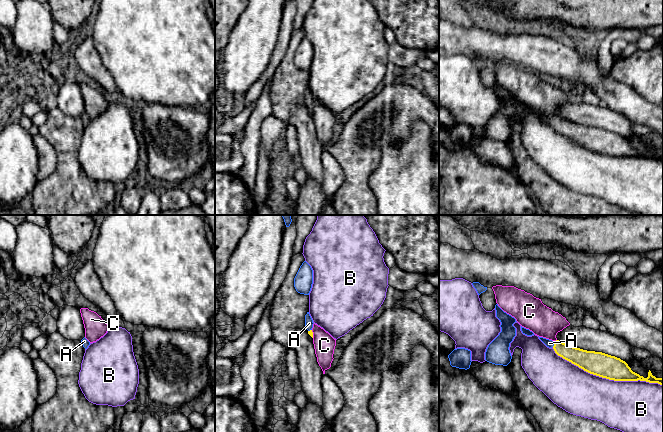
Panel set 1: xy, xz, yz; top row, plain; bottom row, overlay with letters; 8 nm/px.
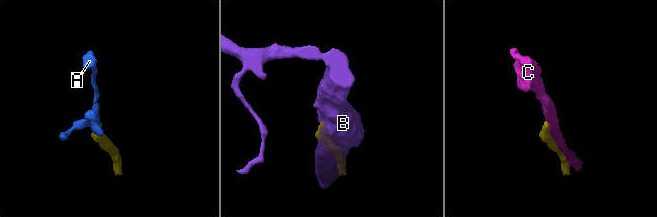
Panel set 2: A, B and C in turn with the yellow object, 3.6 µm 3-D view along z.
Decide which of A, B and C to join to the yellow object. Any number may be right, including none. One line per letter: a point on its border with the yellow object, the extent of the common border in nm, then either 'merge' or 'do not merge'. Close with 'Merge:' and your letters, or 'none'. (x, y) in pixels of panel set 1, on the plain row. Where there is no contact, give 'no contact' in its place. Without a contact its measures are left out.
A: meets yellow in yz at (554, 120); contact 50 nm long; merge
B: meets yellow in yz at (606, 154); contact 950 nm long; do not merge
C: meets yellow in yz at (556, 116); contact 30 nm long; do not merge
Merge: A

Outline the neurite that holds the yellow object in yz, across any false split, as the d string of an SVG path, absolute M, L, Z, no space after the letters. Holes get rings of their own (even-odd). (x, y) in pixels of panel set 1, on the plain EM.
M543 113L539 115L549 124L553 124L555 129L563 135L578 142L584 147L614 157L646 157L663 161L663 154L656 154L651 147L648 153L644 154L633 148L628 140L617 134L602 128L587 127L573 122L569 122L559 116L552 117Z

